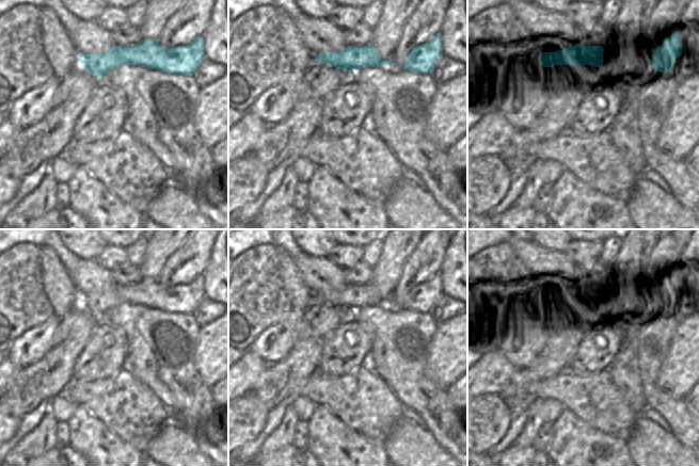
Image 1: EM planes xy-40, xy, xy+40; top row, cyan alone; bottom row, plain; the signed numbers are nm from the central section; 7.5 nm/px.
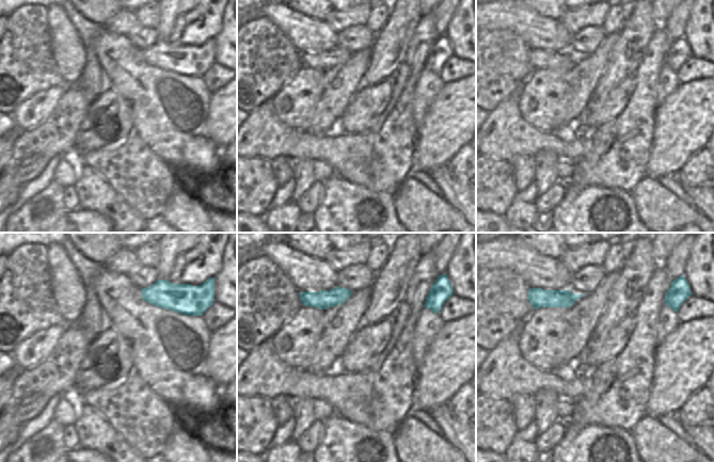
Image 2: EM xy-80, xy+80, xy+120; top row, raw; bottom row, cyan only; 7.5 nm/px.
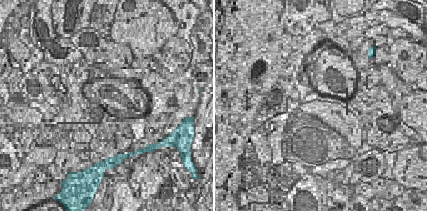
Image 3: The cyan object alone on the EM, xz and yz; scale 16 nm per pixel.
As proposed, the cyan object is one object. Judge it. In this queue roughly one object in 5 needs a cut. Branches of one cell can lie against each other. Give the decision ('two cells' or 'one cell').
one cell

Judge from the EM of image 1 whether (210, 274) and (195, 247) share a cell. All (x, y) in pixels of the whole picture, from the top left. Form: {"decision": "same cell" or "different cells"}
{"decision": "different cells"}

